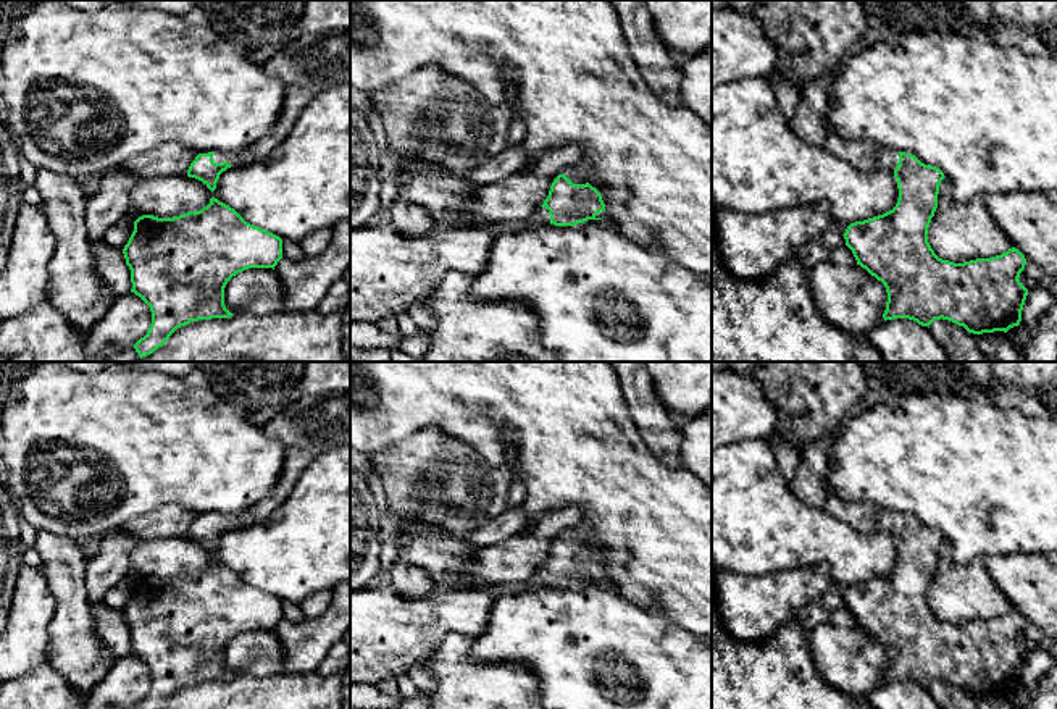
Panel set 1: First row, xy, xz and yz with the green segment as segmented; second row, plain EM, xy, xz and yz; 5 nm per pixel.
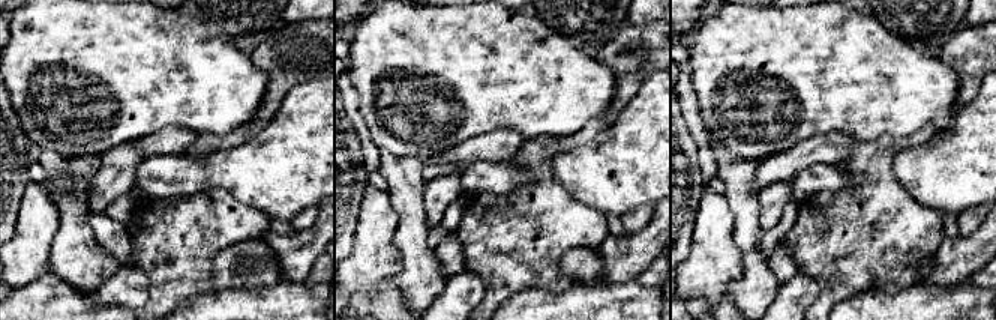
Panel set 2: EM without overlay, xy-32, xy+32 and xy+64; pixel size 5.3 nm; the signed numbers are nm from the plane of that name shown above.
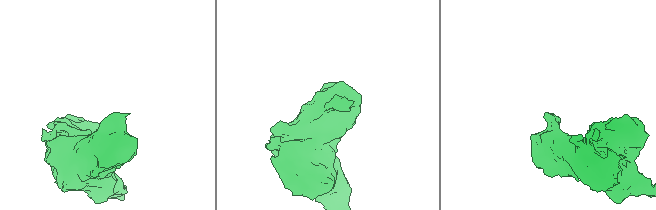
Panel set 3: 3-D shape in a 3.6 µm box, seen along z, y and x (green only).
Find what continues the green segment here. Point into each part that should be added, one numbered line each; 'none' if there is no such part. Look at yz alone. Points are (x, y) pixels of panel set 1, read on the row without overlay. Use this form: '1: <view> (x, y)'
1: yz (886, 520)

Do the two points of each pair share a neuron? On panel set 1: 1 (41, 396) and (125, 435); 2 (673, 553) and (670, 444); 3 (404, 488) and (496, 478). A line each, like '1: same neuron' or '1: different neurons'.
1: same neuron
2: different neurons
3: same neuron

